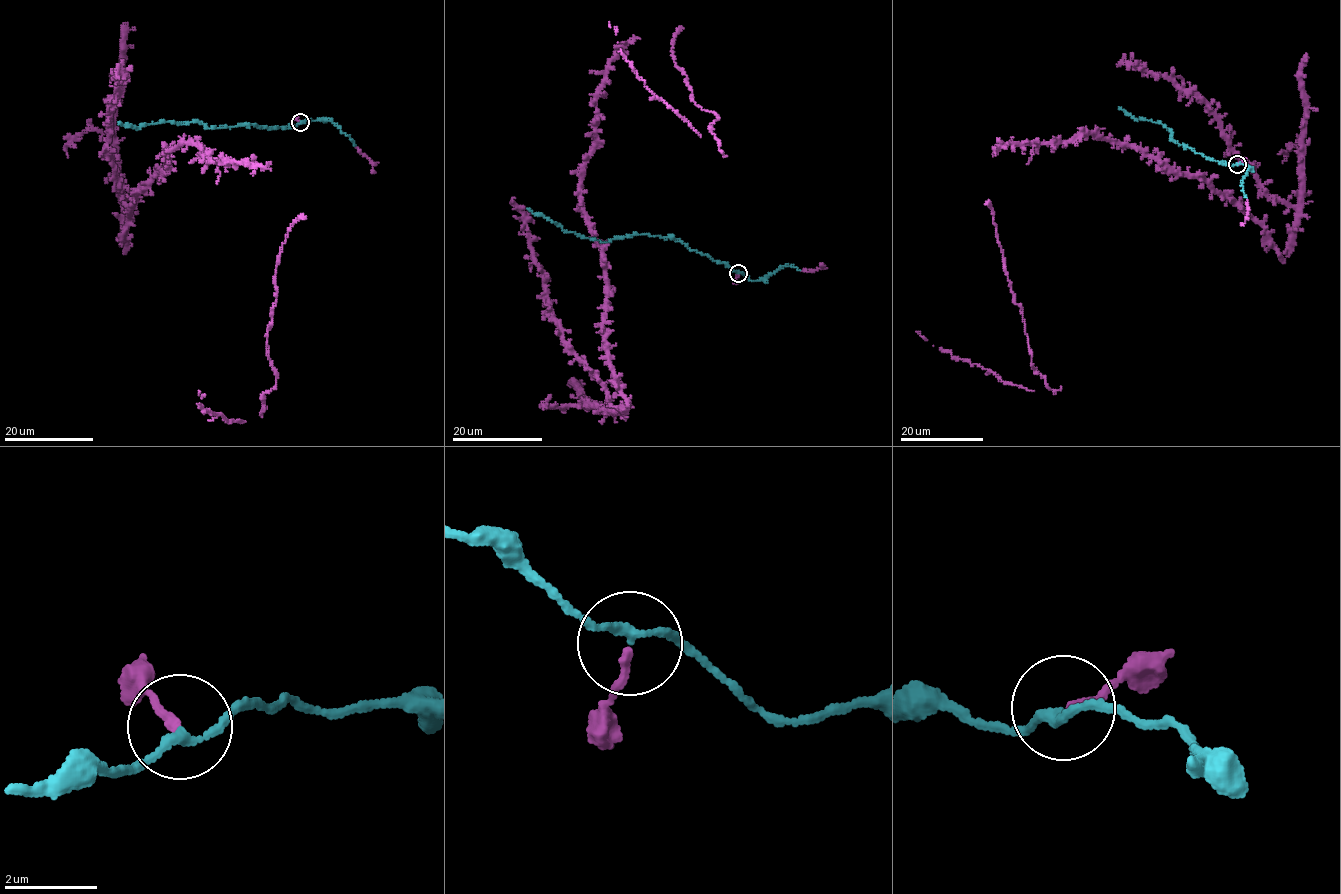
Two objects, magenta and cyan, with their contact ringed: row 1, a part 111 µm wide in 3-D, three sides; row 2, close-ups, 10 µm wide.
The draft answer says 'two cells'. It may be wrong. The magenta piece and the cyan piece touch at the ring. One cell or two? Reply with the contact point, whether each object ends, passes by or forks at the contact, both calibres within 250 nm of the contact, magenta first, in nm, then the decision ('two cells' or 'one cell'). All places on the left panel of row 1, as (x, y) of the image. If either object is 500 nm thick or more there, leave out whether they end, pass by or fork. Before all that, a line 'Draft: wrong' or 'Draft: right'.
Draft: wrong
at (300, 122); magenta ends there; cyan passes by; 180 nm thick on the magenta side, 160 nm on the other; one cell

